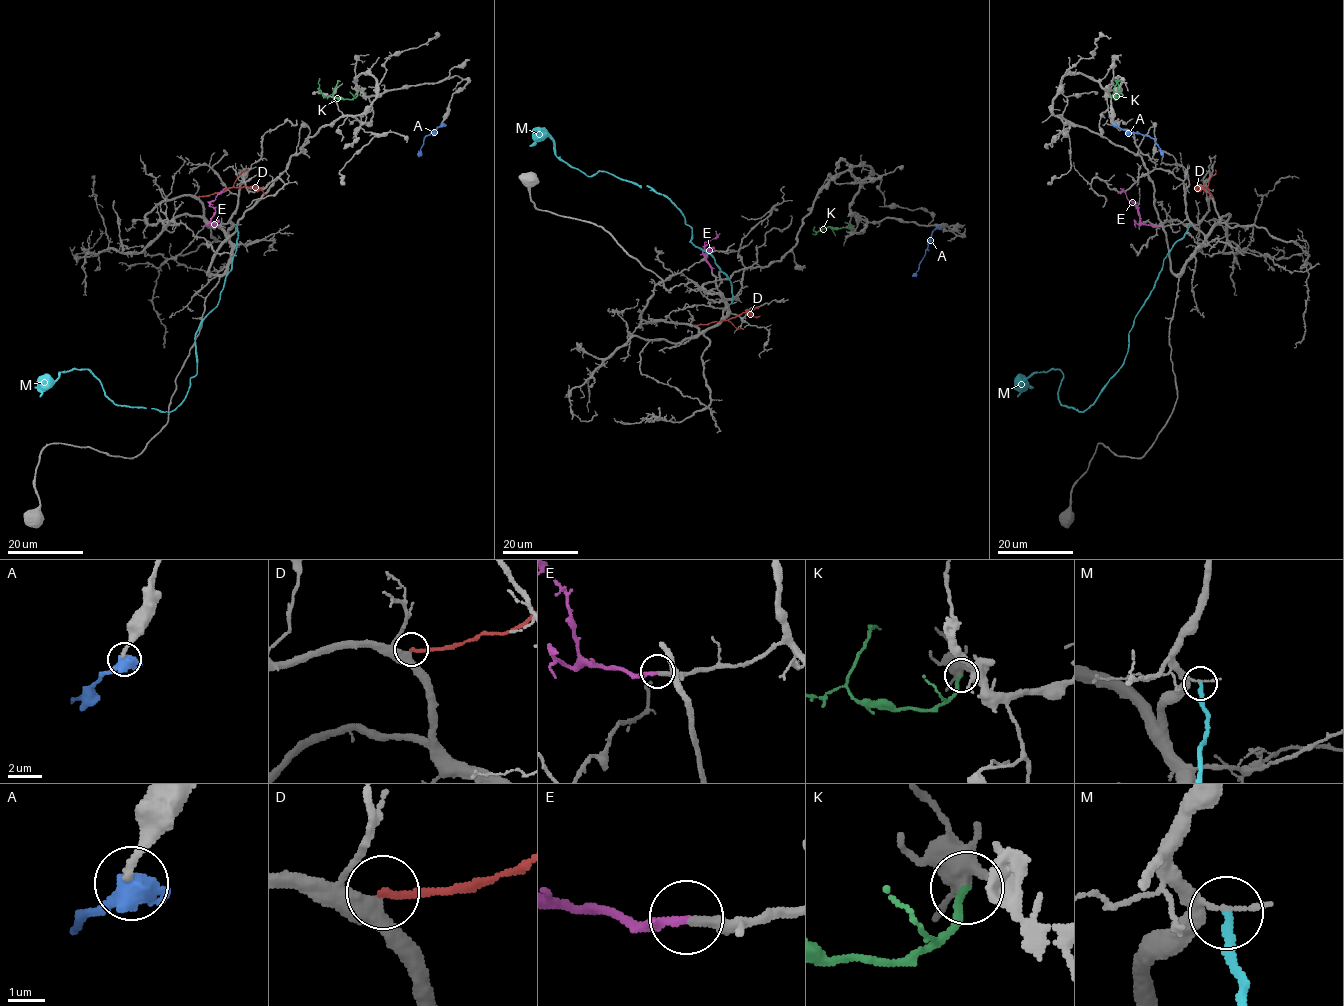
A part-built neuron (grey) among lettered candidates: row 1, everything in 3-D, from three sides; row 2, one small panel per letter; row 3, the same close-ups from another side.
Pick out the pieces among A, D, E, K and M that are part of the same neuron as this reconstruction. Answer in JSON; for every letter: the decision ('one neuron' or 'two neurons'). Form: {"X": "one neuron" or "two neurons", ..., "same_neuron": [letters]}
{"A": "two neurons", "D": "two neurons", "E": "one neuron", "K": "two neurons", "M": "two neurons", "same_neuron": ["E"]}

